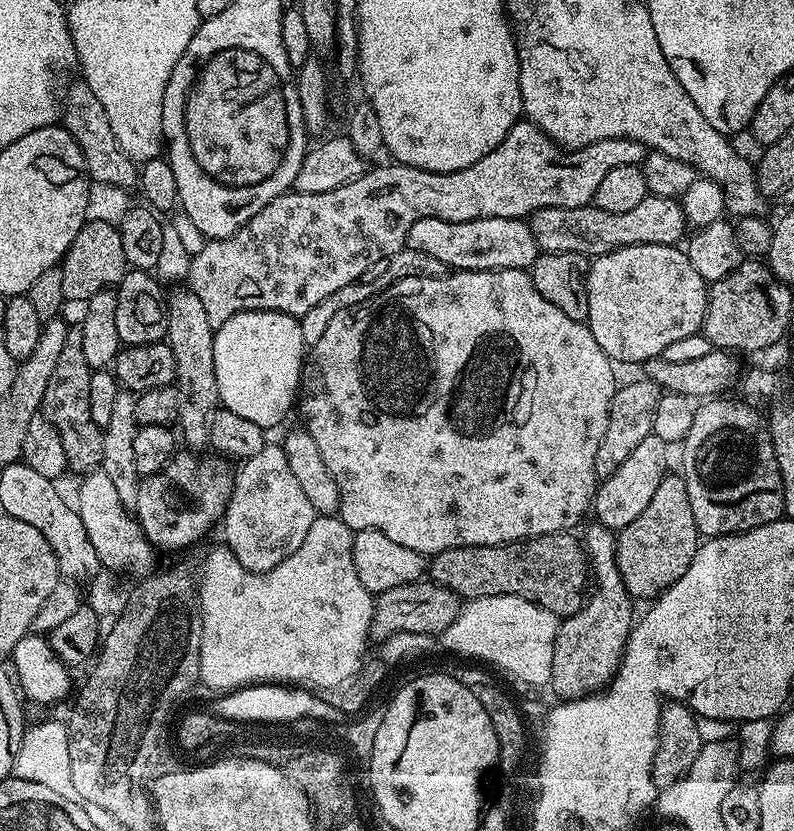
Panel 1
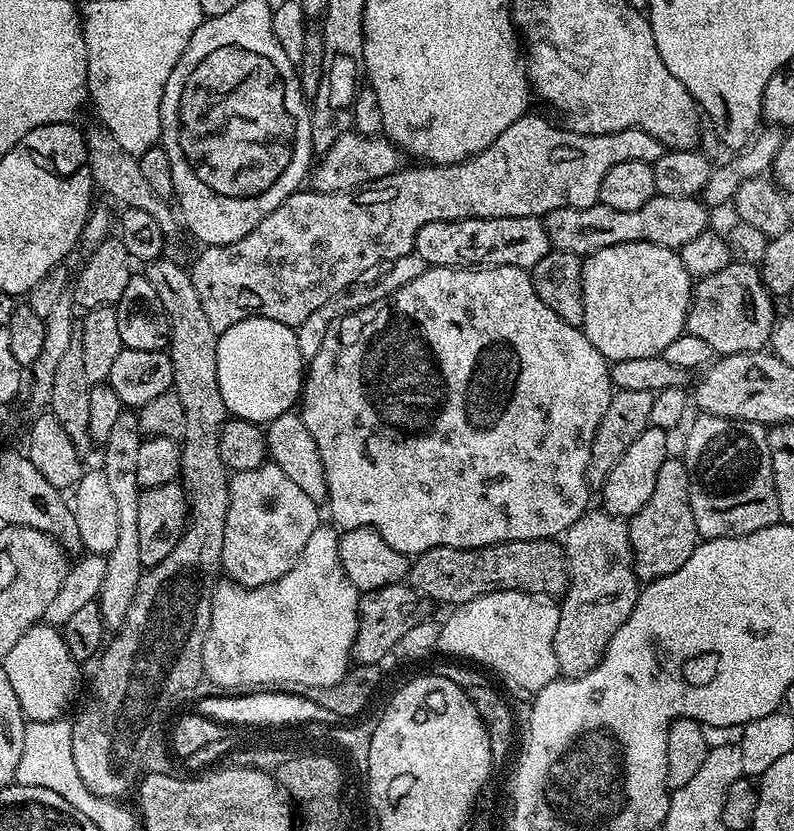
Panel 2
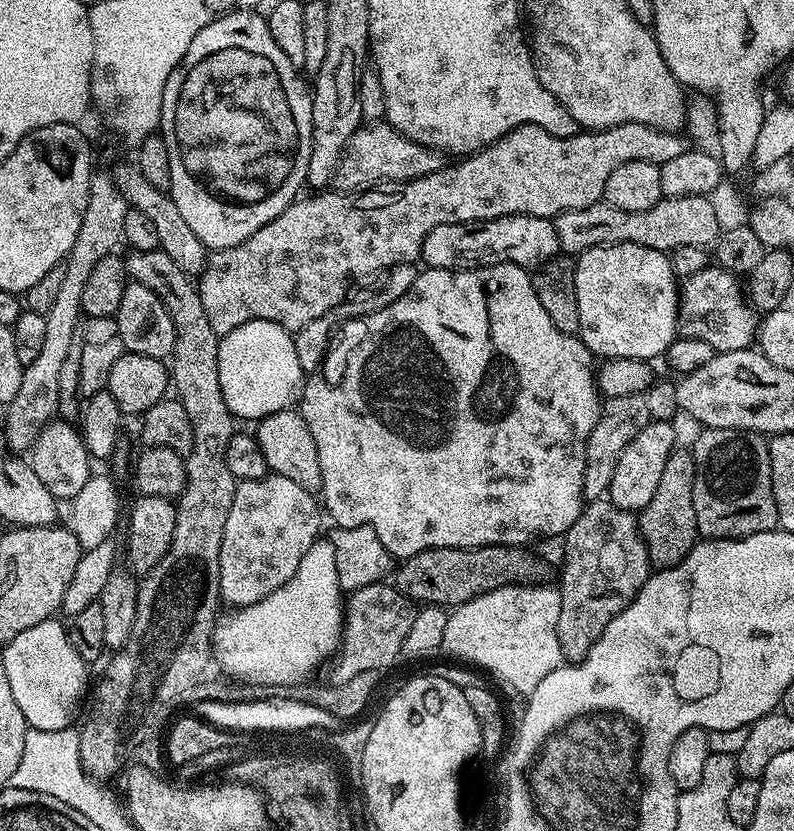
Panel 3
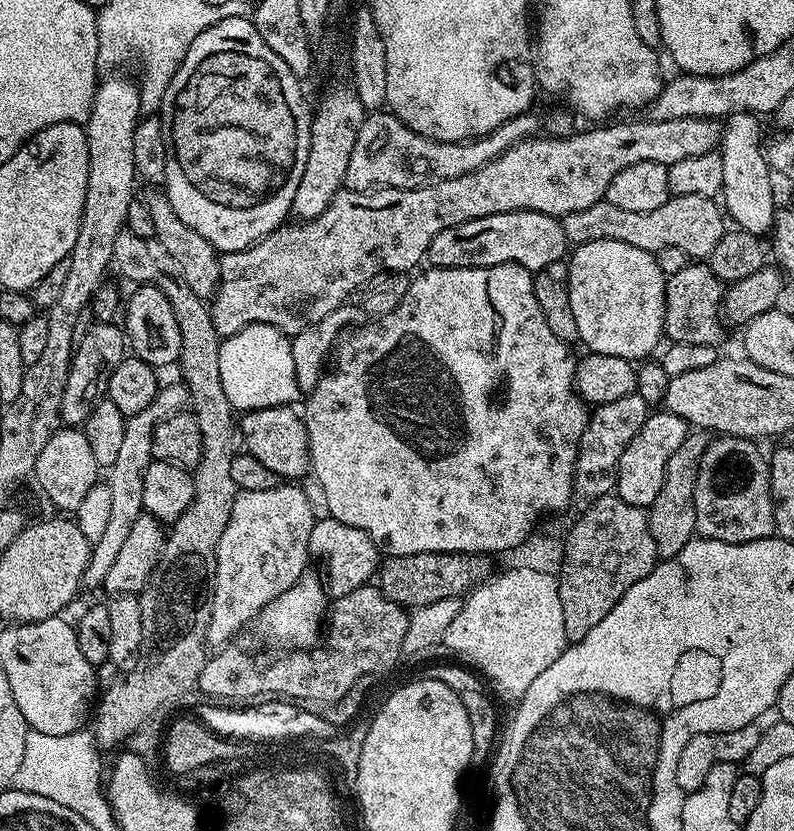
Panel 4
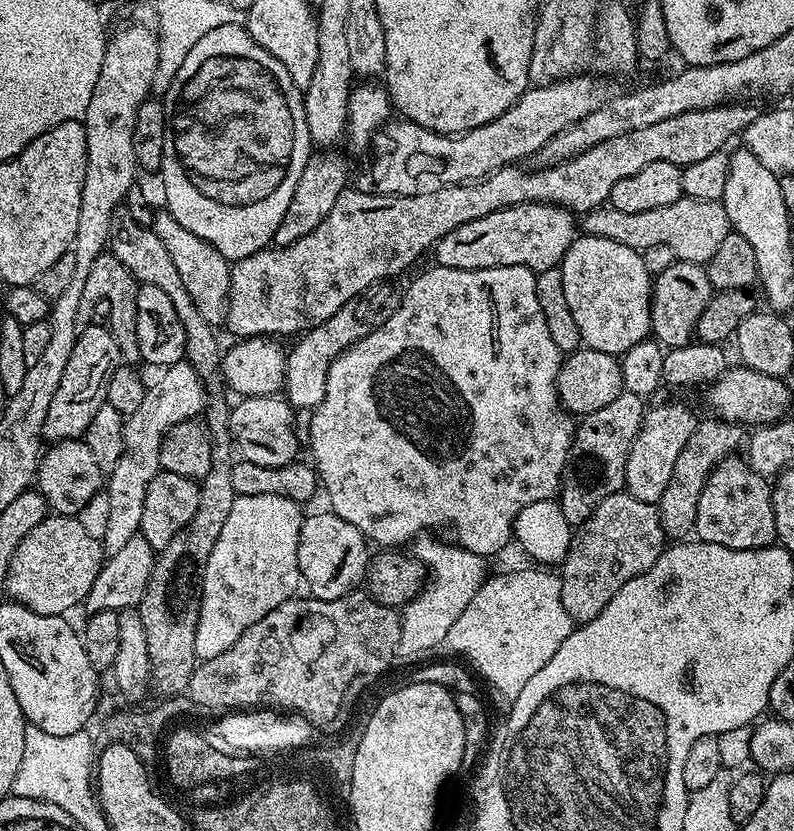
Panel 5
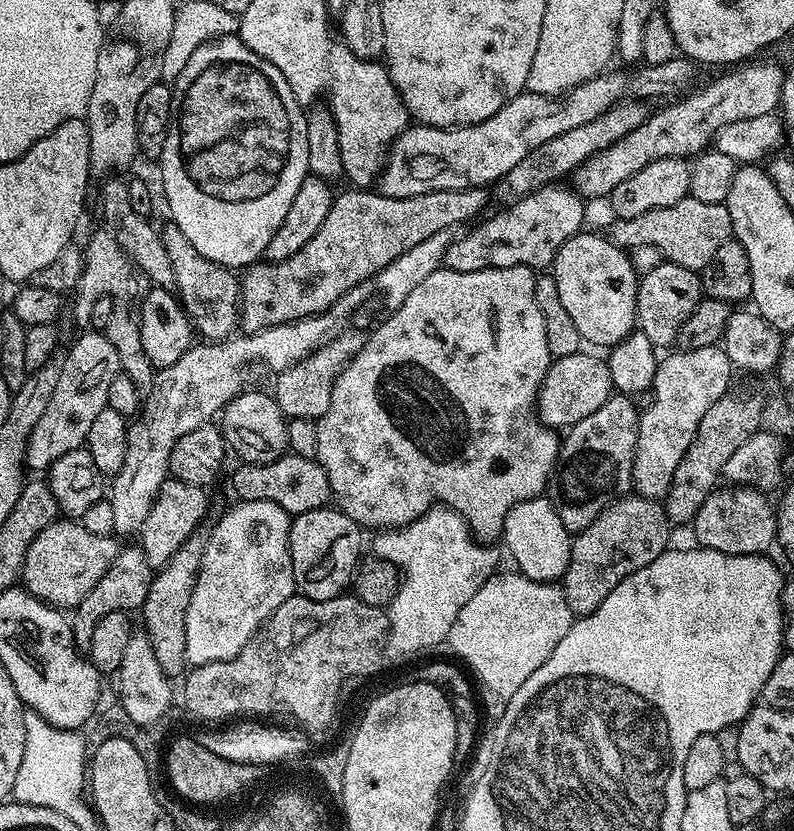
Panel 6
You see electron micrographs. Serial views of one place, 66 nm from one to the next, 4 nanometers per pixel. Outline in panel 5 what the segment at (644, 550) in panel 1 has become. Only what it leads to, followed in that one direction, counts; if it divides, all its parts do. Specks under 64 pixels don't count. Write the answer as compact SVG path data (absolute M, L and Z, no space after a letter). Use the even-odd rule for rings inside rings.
M719 418L701 419L696 425L694 434L690 434L682 454L678 454L678 462L674 462L674 474L670 474L670 483L662 493L659 502L660 524L664 528L665 537L672 542L680 542L693 535L698 518L698 498L702 498L702 490L706 486L706 478L727 456L733 455L736 448L741 447L746 432L741 425Z

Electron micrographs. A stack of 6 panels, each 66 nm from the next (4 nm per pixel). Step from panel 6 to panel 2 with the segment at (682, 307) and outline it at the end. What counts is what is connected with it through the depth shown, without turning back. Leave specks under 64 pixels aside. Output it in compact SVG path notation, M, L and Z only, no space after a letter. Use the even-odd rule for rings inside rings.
M730 262L722 270L718 270L718 274L702 276L695 281L692 305L688 311L687 335L702 338L702 342L706 342L706 346L710 346L713 353L720 358L743 352L759 352L771 341L772 332L776 328L778 311L776 312L772 303L774 297L765 288L757 265Z

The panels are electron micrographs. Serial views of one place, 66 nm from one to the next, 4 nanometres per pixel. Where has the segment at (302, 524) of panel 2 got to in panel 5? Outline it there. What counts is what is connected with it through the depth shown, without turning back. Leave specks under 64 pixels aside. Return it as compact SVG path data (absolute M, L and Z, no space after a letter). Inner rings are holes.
M250 494L237 496L226 523L222 525L222 534L210 550L210 562L202 578L200 591L200 613L198 626L194 634L194 650L197 661L209 660L222 650L230 650L254 622L266 618L270 610L282 606L282 602L293 599L296 591L301 591L302 581L298 566L298 534L302 530L305 513L300 512L301 505L290 498L278 494Z

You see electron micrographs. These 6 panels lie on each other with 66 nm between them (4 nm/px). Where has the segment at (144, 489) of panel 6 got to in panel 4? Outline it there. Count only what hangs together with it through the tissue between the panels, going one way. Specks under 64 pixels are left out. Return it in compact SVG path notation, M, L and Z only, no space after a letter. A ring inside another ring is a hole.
M165 383L157 392L154 402L150 402L150 406L146 406L146 410L138 410L138 414L125 419L126 435L122 438L122 447L119 450L118 458L114 458L114 462L106 472L106 483L110 490L110 519L106 522L106 530L102 534L102 538L98 538L92 544L92 553L84 571L83 587L85 589L99 589L103 585L106 573L110 571L110 566L114 566L120 547L130 535L134 522L138 522L138 518L144 512L142 478L146 474L146 466L153 461L152 435L156 429L156 423L173 416L175 412L185 411L188 403L188 390L183 383Z

